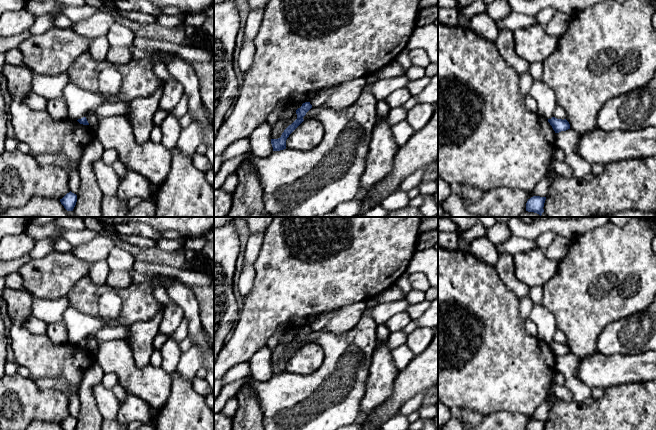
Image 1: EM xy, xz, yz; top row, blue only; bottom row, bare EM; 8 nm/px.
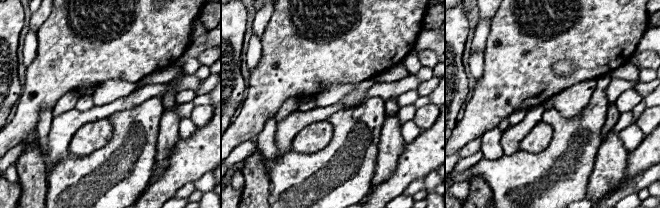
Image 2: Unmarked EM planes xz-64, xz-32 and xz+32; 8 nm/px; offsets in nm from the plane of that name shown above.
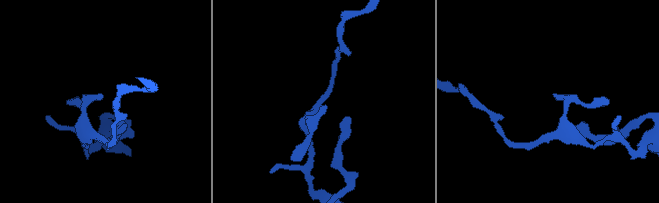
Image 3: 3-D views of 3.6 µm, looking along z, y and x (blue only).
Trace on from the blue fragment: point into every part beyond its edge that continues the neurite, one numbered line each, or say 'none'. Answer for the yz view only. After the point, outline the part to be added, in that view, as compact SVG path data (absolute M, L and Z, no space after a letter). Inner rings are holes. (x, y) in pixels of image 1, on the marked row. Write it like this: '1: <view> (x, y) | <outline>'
none

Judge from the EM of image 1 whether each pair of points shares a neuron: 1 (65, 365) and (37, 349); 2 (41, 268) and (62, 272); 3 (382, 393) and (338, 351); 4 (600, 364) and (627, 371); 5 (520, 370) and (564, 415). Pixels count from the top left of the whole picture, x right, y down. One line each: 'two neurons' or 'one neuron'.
1: one neuron
2: one neuron
3: two neurons
4: one neuron
5: two neurons

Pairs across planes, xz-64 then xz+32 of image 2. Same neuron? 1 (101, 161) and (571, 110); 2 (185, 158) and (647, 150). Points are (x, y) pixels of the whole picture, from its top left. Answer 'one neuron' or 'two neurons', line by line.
1: two neurons
2: one neuron

